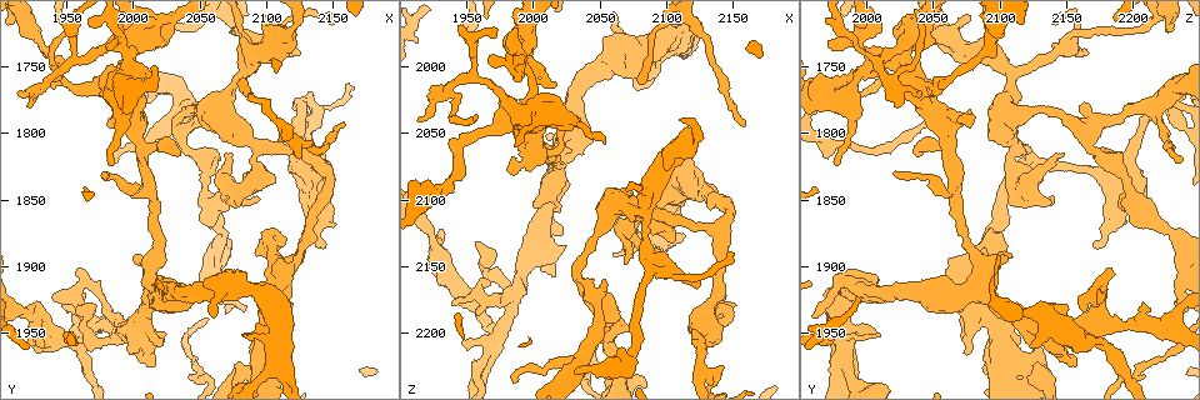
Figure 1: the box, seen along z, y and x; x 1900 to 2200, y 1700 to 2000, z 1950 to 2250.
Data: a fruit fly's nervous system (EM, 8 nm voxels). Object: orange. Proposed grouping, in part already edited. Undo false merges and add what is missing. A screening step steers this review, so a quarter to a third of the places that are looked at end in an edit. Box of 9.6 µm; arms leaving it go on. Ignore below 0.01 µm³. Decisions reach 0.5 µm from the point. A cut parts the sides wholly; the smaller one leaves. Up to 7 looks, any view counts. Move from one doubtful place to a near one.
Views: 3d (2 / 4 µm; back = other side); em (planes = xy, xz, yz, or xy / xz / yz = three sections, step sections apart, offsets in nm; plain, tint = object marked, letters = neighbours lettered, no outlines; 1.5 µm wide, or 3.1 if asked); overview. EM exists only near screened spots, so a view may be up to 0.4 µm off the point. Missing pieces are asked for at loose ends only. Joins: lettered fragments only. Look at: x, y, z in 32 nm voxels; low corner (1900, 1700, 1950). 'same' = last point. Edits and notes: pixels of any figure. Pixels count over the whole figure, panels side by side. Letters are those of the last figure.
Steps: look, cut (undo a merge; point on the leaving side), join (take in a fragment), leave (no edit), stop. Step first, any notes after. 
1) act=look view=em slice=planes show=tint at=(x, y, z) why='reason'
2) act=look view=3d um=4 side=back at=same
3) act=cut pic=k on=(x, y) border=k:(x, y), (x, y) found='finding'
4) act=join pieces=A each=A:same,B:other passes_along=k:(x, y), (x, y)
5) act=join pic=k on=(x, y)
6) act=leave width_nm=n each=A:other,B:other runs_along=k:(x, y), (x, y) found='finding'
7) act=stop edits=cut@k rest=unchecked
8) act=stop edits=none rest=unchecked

act=look view=em slice=planes show=plain at=(1982, 1824, 1974) why='thin end'

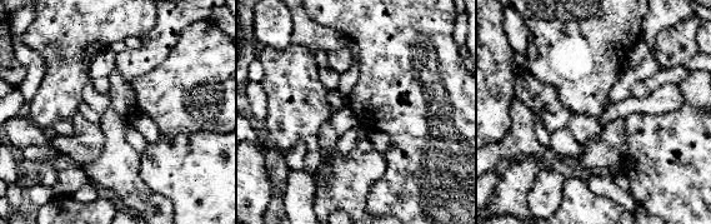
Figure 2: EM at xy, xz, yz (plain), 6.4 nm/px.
act=look view=em slice=planes show=letters at=same why='see the neighbours'

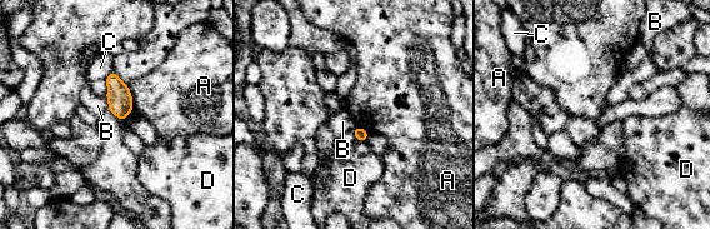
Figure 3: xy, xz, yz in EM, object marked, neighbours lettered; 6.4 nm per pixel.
act=leave each=A:other,B:other,C:other,D:other border=3:(105, 98), (109, 109) found='no lettered fragment goes on from it'

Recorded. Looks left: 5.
act=look view=em slice=xy step=4 show=tint at=(1936, 1758, 2020) why='a fork'

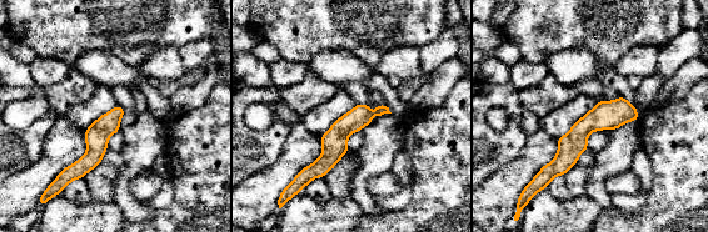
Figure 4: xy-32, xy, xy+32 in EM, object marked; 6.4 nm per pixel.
act=look view=em slice=planes show=letters at=same

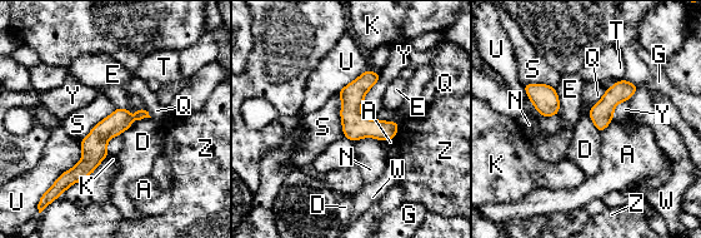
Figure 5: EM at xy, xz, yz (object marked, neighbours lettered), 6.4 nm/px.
act=leave width_nm=140 each=A:other,D:other,E:other,G:other,K:other,N:other,Q:other,S:other,T:other,U:other,W:other,Y:other,Z:other runs_along=5:(145, 114), (119, 120), (64, 182) found='continuous, no second neuron'

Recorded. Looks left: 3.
act=look view=em slice=yz step=4 show=letters at=(1926, 1942, 2134) why='thin neck'

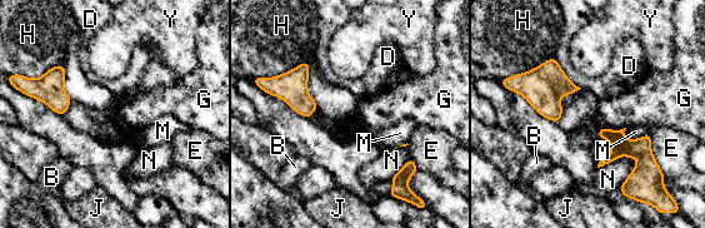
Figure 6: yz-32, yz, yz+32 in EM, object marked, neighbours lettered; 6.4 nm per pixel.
act=leave width_nm=70 each=B:other,D:other,E:other,G:other,H:other,J:other,M:other,N:other,Y:other border=6:(601, 127), (613, 130), (625, 128) found='all the same neuron'

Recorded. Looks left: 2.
act=stop edits=none rest=unchecked

